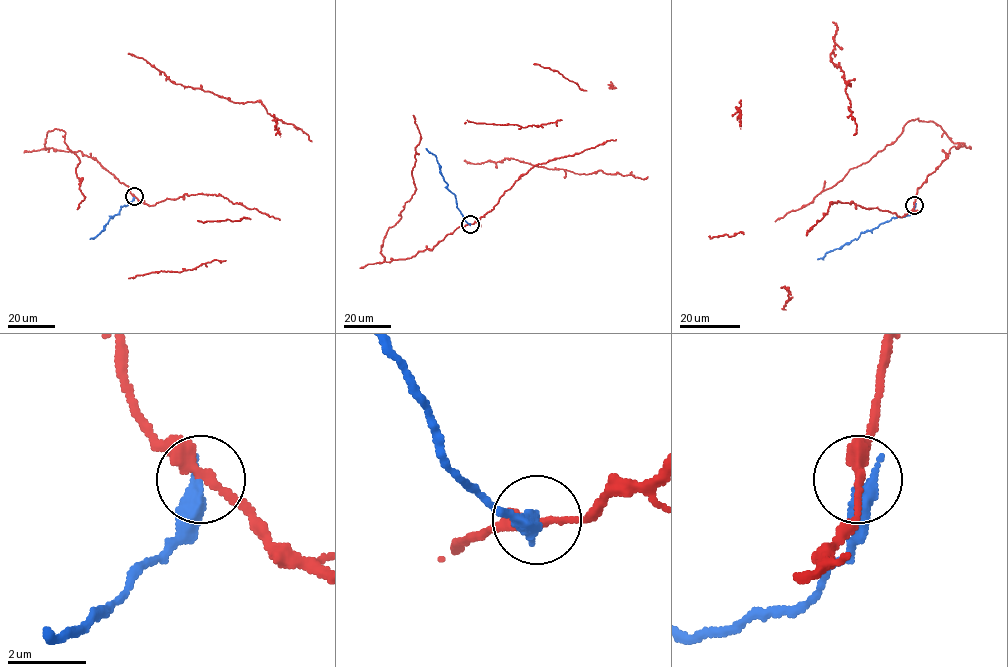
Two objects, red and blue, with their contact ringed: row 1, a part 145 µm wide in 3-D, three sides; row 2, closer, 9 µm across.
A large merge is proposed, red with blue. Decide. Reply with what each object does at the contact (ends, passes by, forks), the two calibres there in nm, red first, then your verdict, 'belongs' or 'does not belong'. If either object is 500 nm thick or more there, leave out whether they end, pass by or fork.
red passes by | blue ends | 280/420 nm | does not belong

